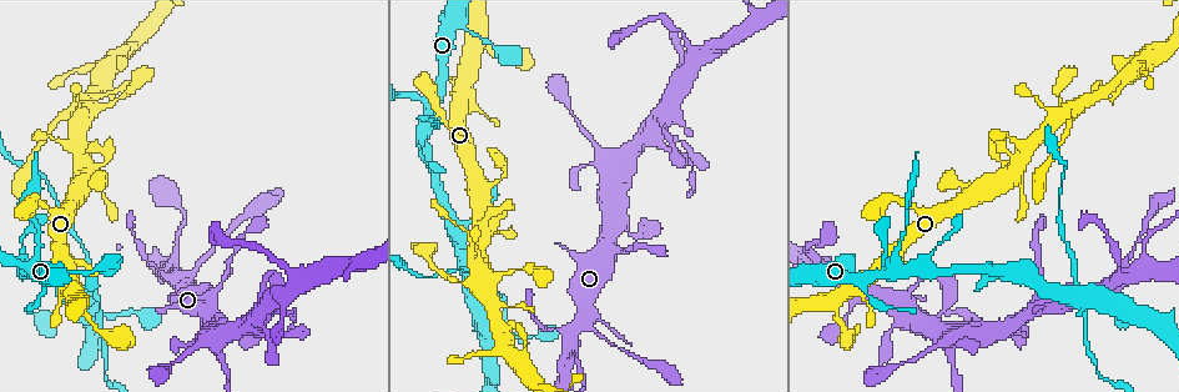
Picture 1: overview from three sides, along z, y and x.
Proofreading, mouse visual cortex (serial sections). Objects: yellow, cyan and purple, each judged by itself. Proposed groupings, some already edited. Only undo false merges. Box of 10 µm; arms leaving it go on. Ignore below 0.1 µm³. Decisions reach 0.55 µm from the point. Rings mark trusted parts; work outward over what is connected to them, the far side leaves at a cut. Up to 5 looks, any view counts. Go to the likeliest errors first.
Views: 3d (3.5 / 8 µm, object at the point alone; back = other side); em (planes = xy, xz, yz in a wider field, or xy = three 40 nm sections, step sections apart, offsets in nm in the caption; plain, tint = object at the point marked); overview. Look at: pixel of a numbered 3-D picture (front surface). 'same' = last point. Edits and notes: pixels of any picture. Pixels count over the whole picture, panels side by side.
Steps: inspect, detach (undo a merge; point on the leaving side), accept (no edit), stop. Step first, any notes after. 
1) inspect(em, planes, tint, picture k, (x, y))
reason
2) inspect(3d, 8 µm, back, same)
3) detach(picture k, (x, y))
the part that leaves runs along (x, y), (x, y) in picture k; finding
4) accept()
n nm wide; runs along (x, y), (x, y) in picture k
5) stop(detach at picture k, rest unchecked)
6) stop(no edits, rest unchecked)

inspect(3d, 3.5 µm, picture 1, (1094, 295))
branch point

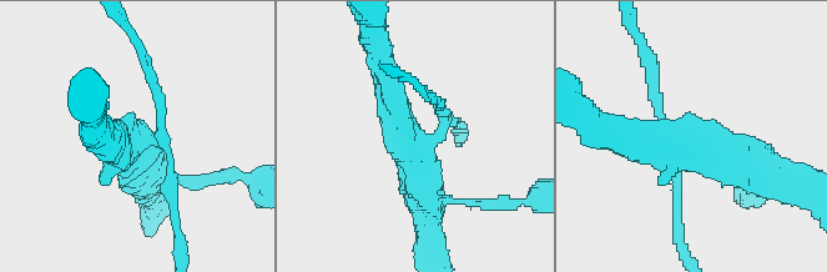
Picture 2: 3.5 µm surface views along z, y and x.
inspect(em, planes, tint, picture 2, (694, 141))
4 arms; arms of 100, 150, 350, 400 nm; shape alone is not enough

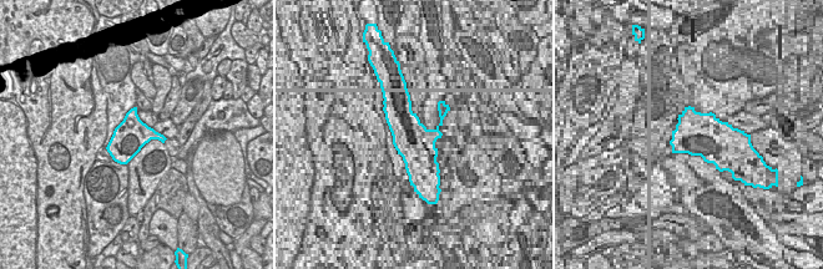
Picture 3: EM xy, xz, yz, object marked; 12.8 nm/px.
detach(picture 2, (677, 190))
two cells meet here

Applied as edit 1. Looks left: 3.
inspect(overview)

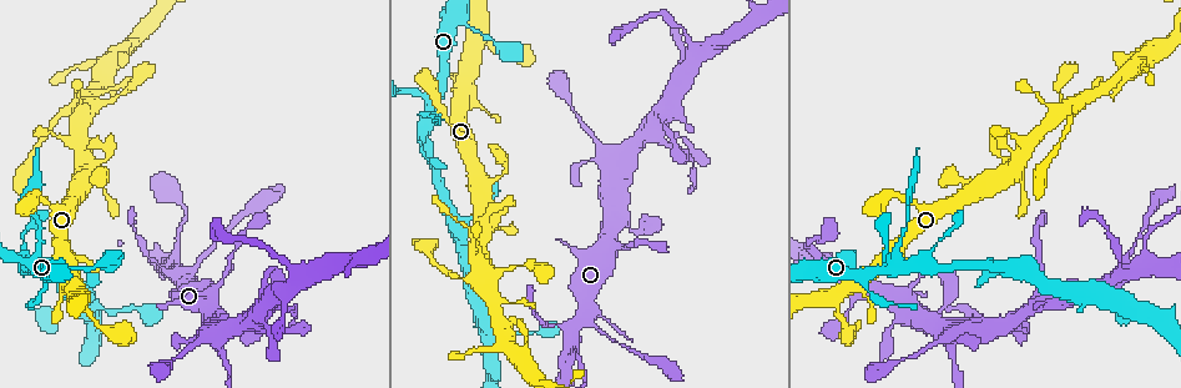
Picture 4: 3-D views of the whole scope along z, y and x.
inspect(3d, 3.5 µm, back, picture 4, (276, 308))
narrows sharply

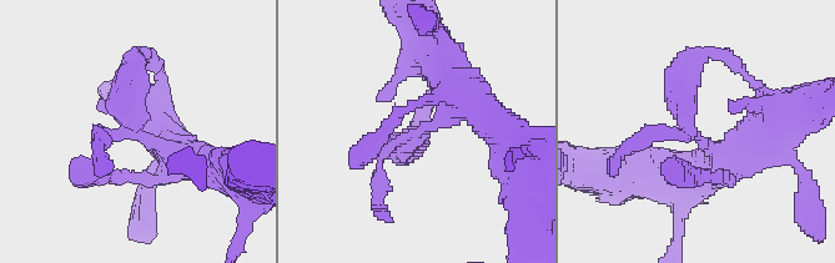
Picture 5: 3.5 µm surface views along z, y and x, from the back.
inspect(em, xy, step 1, tint, picture 5, (695, 131))

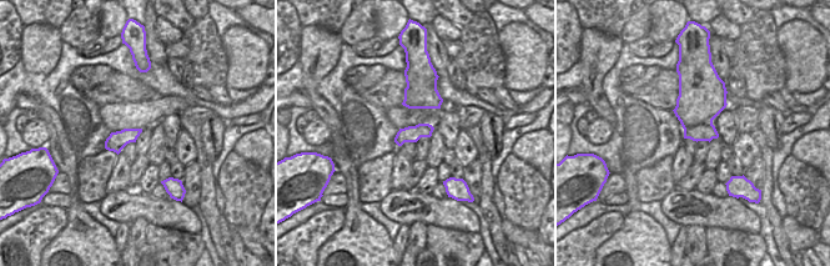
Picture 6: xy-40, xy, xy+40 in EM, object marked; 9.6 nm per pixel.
accept()
runs along (199, 162), (134, 132), (126, 55) in picture 5; one cell here

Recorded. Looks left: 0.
stop(detach at picture 2, rest unchecked)

